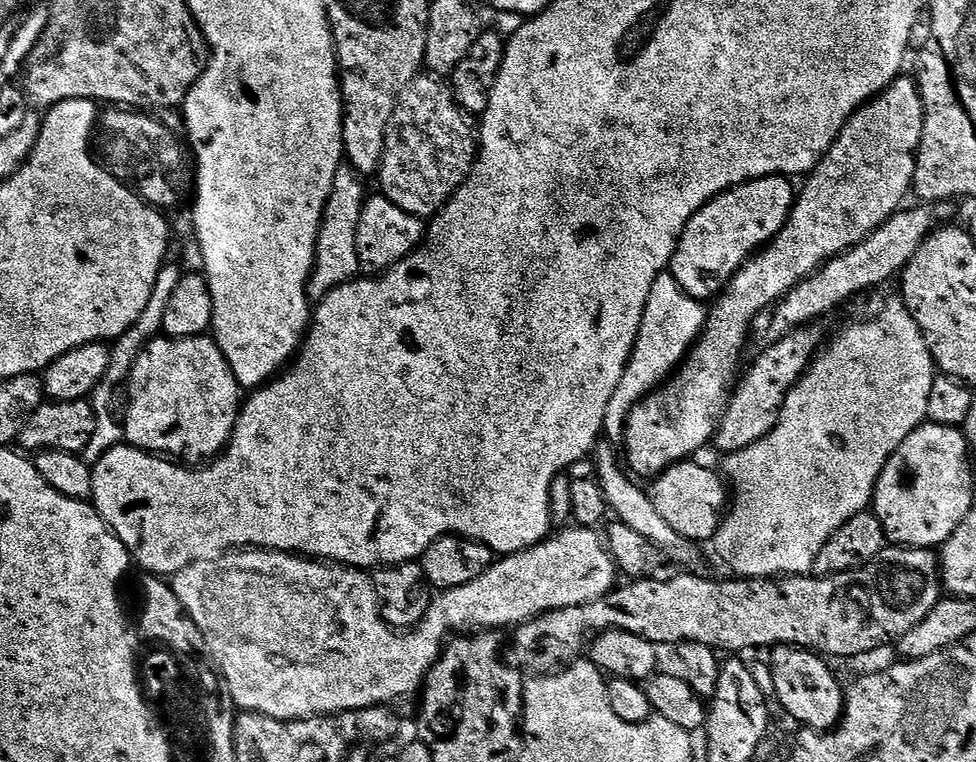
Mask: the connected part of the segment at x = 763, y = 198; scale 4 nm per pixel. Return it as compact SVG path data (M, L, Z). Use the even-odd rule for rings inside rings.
M763 176L760 180L735 184L706 201L685 222L670 265L670 276L685 295L701 302L719 297L728 280L769 239L772 223L776 220L776 207L780 204L780 196L776 193L780 183L780 176Z

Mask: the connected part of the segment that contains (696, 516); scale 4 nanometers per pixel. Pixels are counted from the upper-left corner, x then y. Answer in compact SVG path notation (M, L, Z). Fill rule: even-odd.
M692 462L671 464L665 468L651 481L652 489L648 488L646 493L656 512L659 512L678 534L696 544L703 544L702 542L711 541L715 537L722 523L728 496L724 494L724 484L718 473L711 472L700 464L688 463Z

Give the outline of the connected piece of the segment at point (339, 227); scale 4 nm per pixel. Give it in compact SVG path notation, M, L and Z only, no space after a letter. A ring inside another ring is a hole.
M341 166L336 172L336 177L332 183L332 193L328 196L328 204L324 208L324 219L320 221L320 233L316 238L314 271L308 277L308 294L313 301L319 302L324 300L326 294L330 294L338 286L357 279L360 272L358 250L356 249L356 231L360 221L360 212L364 208L364 201L366 199L366 191L364 192L364 188L360 183L362 183L361 177L351 167Z

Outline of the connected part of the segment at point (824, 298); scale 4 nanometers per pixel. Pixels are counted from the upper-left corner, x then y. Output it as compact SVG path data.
M905 207L895 212L885 224L878 225L859 244L851 245L847 252L833 256L812 275L805 276L782 299L776 301L773 310L765 310L756 315L750 333L751 339L757 340L760 346L774 345L789 334L795 333L801 326L807 325L804 323L814 319L819 312L828 312L835 304L842 303L847 296L854 296L867 288L876 288L879 284L886 283L891 276L899 277L921 244L941 223L939 214L932 209L935 207L920 207L924 208Z

